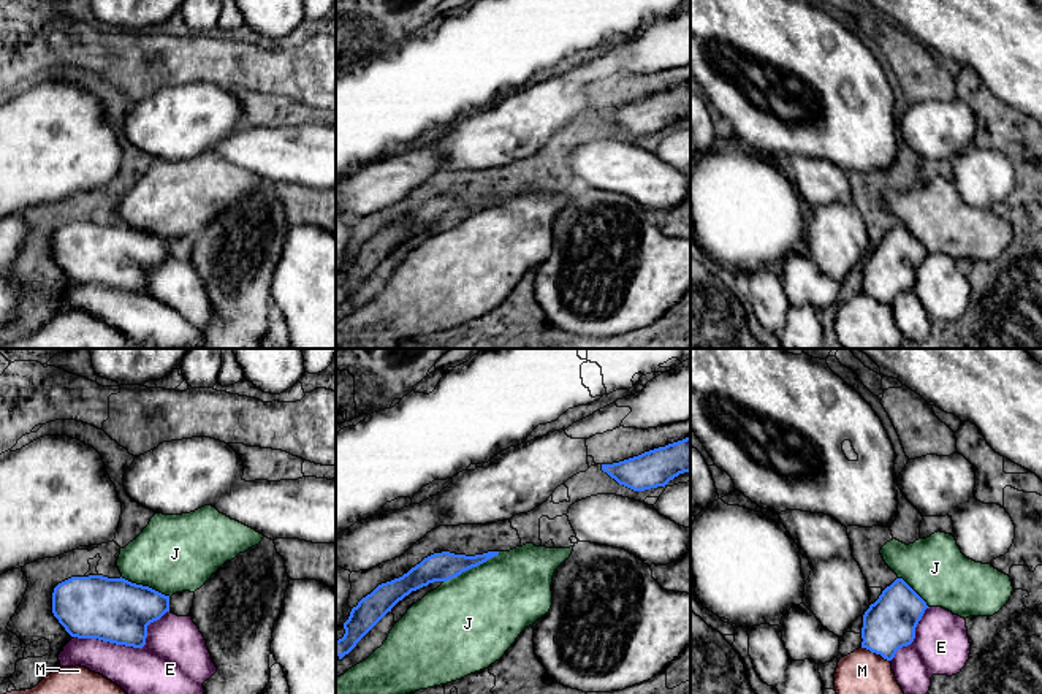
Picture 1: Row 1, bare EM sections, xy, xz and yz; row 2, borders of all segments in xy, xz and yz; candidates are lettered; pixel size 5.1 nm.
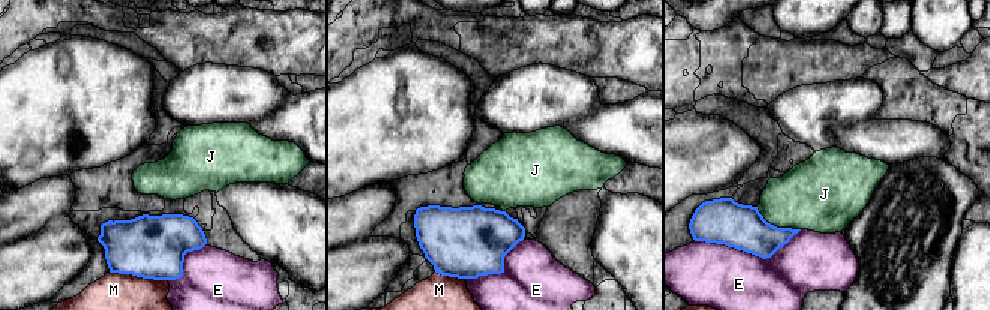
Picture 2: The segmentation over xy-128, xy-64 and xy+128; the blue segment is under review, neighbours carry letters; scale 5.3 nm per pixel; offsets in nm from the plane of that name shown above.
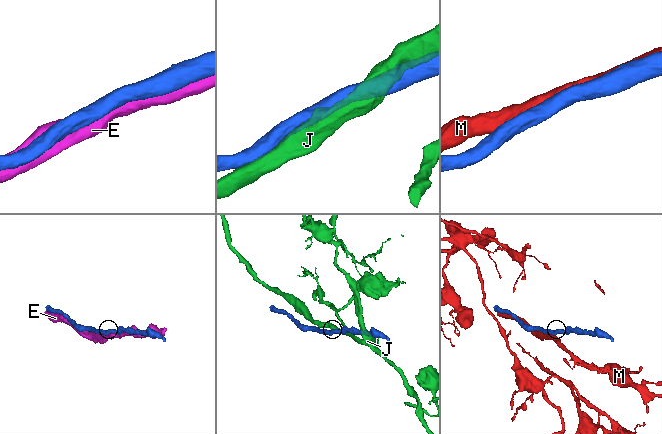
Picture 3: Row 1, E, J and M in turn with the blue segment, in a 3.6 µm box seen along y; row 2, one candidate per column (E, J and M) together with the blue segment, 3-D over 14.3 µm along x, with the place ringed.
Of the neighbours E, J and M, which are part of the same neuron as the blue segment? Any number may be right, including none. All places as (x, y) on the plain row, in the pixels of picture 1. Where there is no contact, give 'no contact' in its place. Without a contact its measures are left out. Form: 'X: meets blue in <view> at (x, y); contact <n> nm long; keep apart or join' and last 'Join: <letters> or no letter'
E: meets blue in xy at (129, 290); contact 500 nm long; keep apart
J: meets blue in xz at (471, 213); contact 320 nm long; keep apart
M: meets blue in yz at (876, 298); contact 180 nm long; keep apart
Join: no letter

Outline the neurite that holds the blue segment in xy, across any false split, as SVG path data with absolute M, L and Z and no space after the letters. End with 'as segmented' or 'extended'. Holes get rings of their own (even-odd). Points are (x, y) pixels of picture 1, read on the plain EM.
M71 222L54 233L52 258L71 282L143 293L147 271L169 257L169 241L125 223Z; as segmented

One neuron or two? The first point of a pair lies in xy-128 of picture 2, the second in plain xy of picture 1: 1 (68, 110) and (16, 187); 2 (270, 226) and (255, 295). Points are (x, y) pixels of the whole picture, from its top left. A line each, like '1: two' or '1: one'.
1: one
2: two

